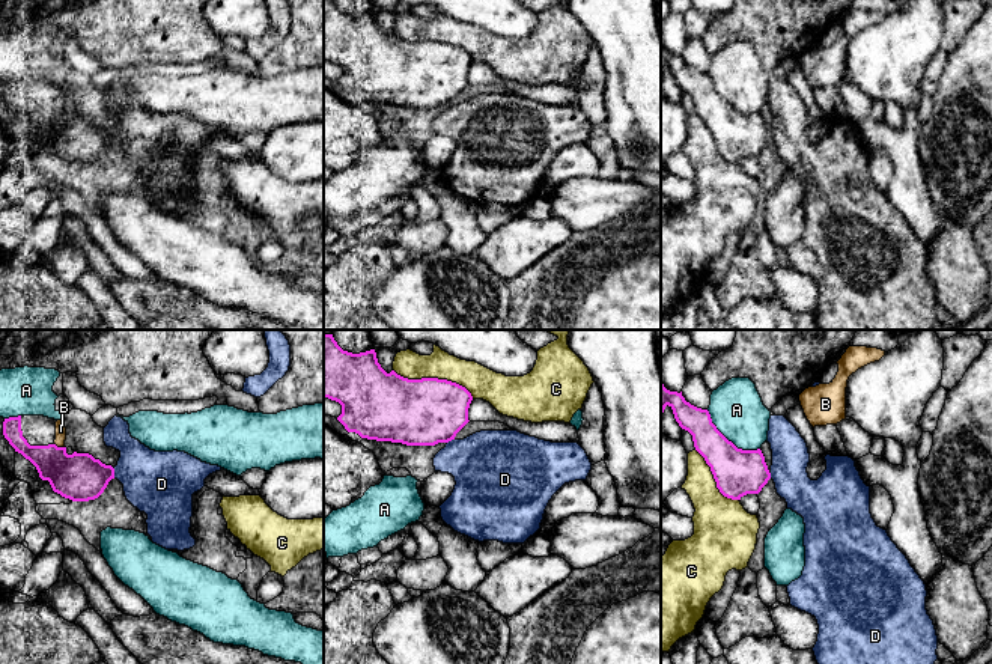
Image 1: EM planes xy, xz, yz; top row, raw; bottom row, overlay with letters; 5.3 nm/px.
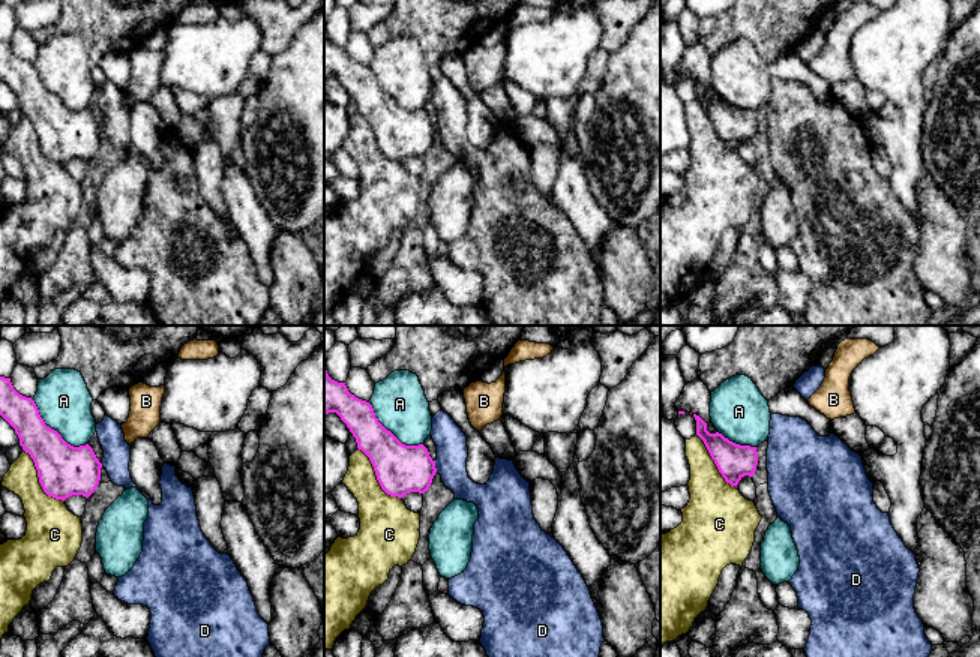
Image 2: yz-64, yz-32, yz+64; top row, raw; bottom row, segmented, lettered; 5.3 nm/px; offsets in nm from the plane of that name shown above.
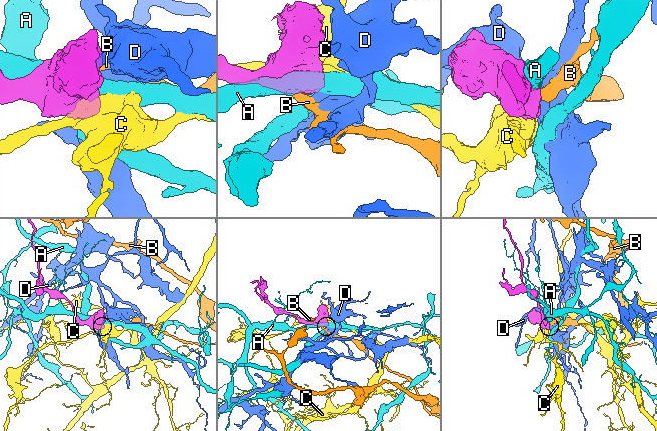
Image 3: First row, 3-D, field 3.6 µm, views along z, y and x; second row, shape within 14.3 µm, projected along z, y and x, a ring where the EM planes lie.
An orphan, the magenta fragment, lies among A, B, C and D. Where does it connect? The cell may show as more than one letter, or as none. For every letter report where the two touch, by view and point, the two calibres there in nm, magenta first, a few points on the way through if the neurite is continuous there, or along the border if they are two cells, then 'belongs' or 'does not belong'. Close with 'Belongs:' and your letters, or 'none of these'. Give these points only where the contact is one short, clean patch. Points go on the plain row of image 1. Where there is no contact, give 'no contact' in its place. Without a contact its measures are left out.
A: meets magenta in yz at (727, 103); 240 nm thick on the magenta side, 280 nm on the other; does not belong
B: meets magenta in xy at (59, 110); 260 nm thick on the magenta side, 60 nm on the other; runs through xy (80, 140), (59, 119), (59, 110), (60, 94); belongs
C: meets magenta in xz at (434, 41); 360 nm thick on the magenta side, 160 nm on the other; does not belong
D: meets magenta in xy at (113, 136); 260 nm thick on the magenta side, 340 nm on the other; border along xy (112, 130), (115, 140); does not belong
Belongs: B

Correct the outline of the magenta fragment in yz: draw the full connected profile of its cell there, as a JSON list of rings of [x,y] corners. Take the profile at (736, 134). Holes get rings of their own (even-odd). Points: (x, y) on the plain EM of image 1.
[[[661,44],[661,80],[667,68],[679,89],[692,98],[695,113],[711,129],[717,151],[724,160],[741,163],[747,157],[762,154],[771,136],[760,111],[738,111],[717,92],[707,72],[691,68],[682,54],[670,54]]]

